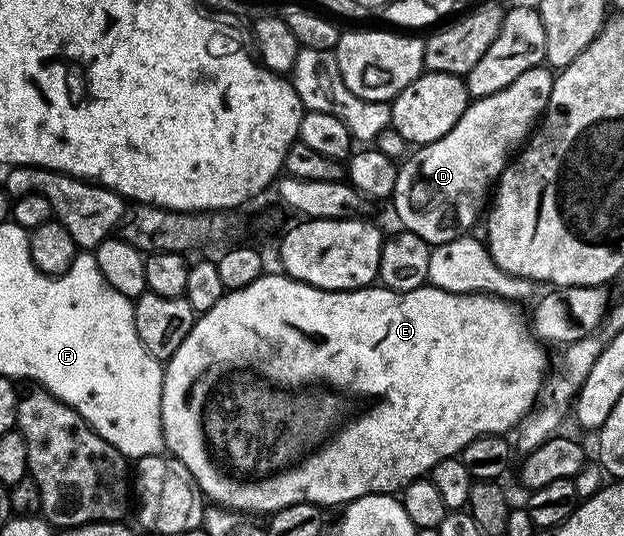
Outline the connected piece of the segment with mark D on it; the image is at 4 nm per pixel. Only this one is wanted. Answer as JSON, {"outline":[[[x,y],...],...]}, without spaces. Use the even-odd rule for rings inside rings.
{"outline":[[[539,66],[532,70],[524,70],[516,82],[504,86],[491,96],[477,97],[473,102],[467,104],[460,122],[444,134],[444,138],[436,138],[436,142],[423,144],[417,149],[418,152],[407,155],[401,161],[394,187],[392,203],[394,212],[403,229],[428,242],[431,246],[452,242],[456,238],[467,235],[470,228],[483,215],[488,204],[488,197],[492,189],[497,185],[499,176],[510,163],[512,157],[525,145],[535,131],[536,125],[541,121],[545,112],[552,86],[554,85],[555,73],[549,67]]]}

